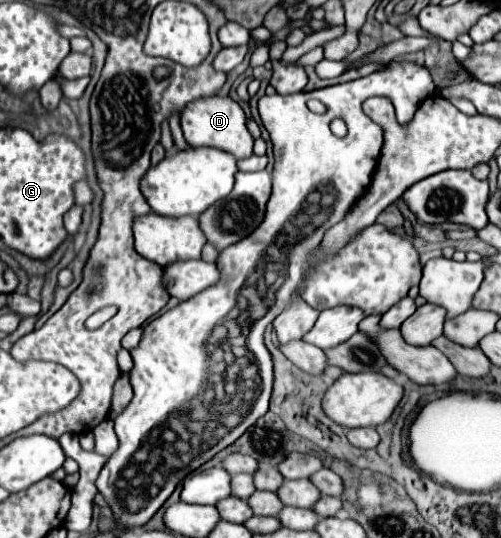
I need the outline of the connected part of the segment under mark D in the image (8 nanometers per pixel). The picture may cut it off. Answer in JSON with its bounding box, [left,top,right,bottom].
[181,95,253,159]

